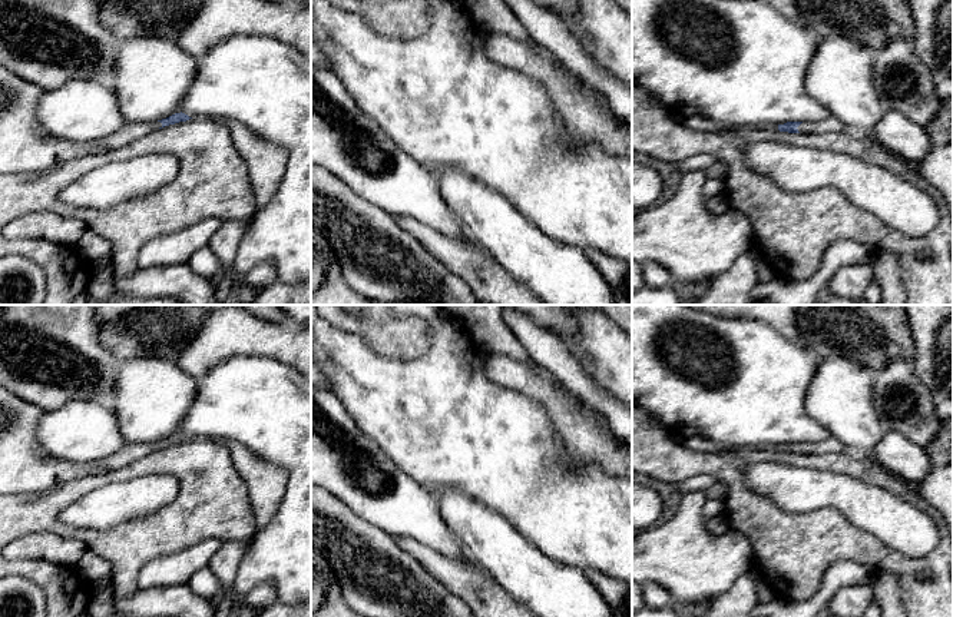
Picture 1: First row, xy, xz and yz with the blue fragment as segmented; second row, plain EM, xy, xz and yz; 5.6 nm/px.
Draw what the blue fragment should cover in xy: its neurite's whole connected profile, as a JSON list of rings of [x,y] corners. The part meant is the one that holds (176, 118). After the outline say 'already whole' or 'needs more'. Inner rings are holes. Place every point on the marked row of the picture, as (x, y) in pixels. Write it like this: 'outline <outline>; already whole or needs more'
outline [[[0,66],[0,173],[40,173],[79,157],[125,147],[159,127],[192,119],[181,112],[153,123],[126,122],[106,137],[69,142],[42,126],[36,107],[44,93],[40,86]]]; needs more

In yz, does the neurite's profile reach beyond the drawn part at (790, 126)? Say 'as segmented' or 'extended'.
extended

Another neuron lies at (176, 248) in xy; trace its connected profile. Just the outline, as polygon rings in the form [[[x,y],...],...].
[[[216,218],[205,219],[181,232],[149,241],[138,255],[139,268],[148,269],[186,263],[198,249],[208,246],[212,235],[221,228],[222,222]]]

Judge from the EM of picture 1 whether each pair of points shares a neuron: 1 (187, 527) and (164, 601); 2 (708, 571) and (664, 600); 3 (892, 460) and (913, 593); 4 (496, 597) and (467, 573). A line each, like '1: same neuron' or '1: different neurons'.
1: different neurons
2: different neurons
3: different neurons
4: same neuron

